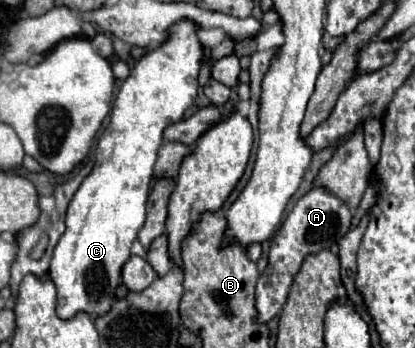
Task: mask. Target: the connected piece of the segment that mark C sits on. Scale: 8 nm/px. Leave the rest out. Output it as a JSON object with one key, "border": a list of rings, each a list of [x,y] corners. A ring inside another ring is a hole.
{"border":[[[179,20],[167,30],[167,40],[147,52],[137,66],[131,70],[129,78],[121,84],[115,98],[111,120],[105,132],[99,136],[95,150],[93,172],[83,180],[67,208],[67,230],[55,246],[49,278],[57,288],[57,316],[73,318],[73,314],[89,314],[99,318],[109,310],[115,298],[115,290],[121,284],[121,270],[131,258],[131,244],[137,238],[139,228],[145,224],[145,206],[153,180],[153,166],[157,160],[157,150],[163,142],[163,132],[167,126],[183,120],[185,112],[193,106],[197,98],[197,76],[203,64],[203,46],[197,36],[199,26],[193,20]]]}

